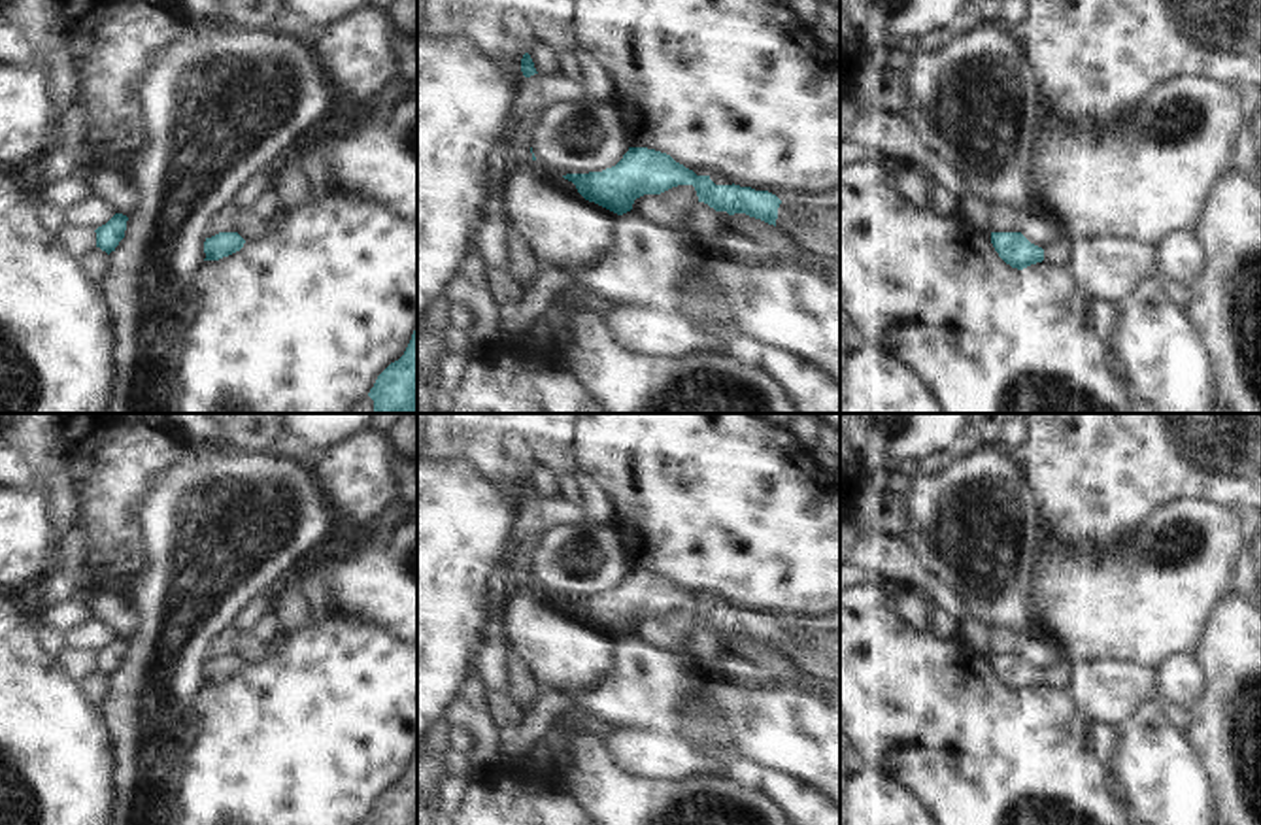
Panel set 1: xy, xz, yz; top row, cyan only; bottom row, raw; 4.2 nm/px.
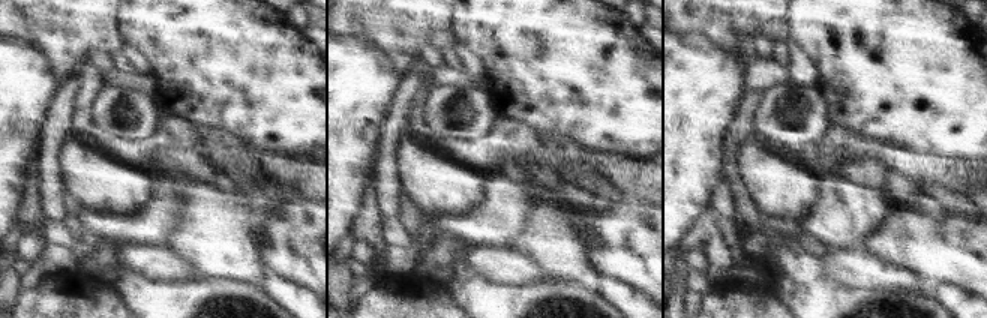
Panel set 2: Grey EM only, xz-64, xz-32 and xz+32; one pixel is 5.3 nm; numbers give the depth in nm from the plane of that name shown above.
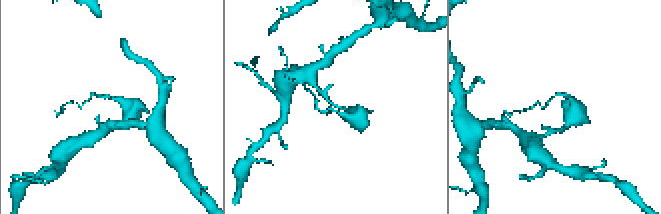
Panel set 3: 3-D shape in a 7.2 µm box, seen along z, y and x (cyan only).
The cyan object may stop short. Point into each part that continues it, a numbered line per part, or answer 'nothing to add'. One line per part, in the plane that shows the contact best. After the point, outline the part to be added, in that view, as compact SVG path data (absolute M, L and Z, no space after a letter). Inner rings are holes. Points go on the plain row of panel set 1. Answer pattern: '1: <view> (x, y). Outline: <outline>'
nothing to add

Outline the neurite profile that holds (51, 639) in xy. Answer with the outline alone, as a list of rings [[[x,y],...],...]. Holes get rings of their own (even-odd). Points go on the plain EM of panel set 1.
[[[42,623],[36,629],[36,642],[43,653],[47,653],[51,657],[59,657],[60,651],[68,648],[64,632],[66,631],[55,627],[55,625]]]

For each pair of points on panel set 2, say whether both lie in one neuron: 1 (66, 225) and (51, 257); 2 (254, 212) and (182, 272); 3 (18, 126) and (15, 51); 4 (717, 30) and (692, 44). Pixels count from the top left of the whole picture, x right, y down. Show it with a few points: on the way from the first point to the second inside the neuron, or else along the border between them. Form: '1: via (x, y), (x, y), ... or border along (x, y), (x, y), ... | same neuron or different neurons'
1: border along (65, 237), (71, 243) | different neurons
2: border along (162, 243), (188, 264), (191, 270), (189, 279) | different neurons
3: via (15, 108), (15, 69) | same neuron
4: border along (678, 32), (707, 35), (734, 59) | different neurons

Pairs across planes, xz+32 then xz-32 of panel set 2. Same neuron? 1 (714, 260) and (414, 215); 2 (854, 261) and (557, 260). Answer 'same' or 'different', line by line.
1: different
2: different

